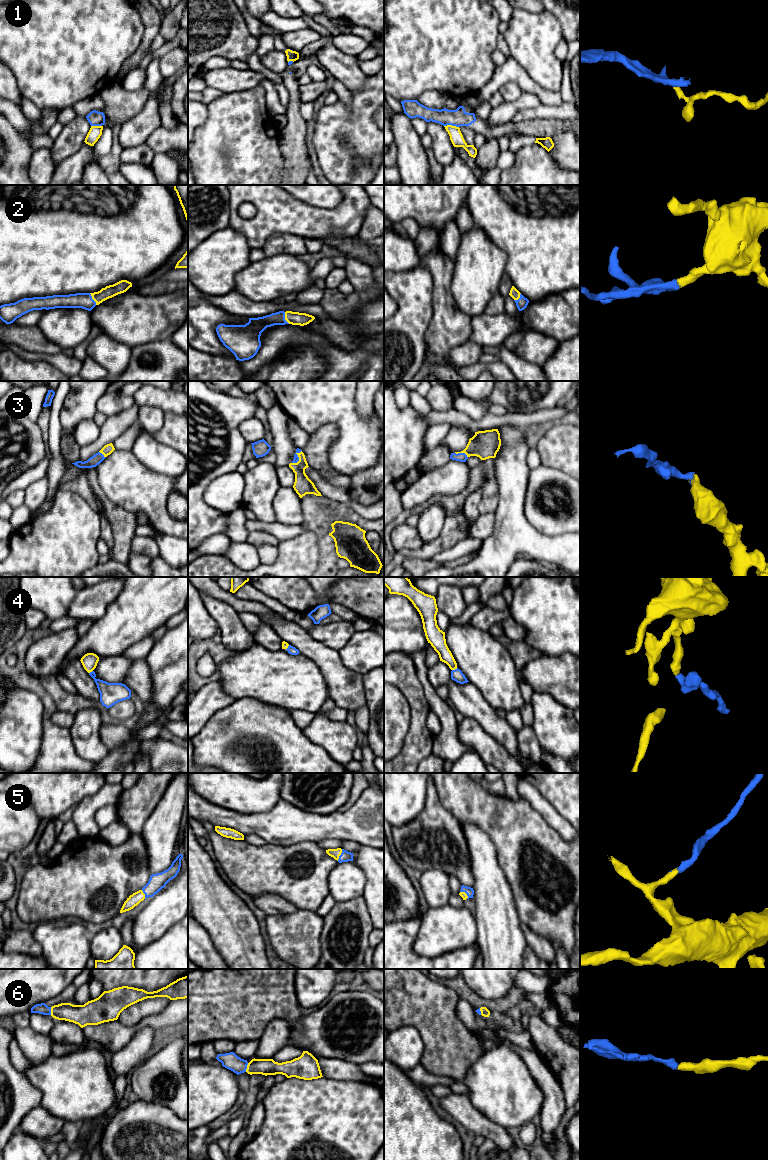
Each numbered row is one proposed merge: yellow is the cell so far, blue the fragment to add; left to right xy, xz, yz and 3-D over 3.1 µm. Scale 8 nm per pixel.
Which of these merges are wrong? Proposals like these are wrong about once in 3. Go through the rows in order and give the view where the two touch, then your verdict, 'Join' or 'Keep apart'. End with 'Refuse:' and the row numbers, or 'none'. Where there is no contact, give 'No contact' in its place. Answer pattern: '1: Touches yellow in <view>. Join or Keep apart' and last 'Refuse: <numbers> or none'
1: Touches yellow in yz. Keep apart
2: Touches yellow in xy. Join
3: Touches yellow in xz. Join
4: Touches yellow in yz. Join
5: Touches yellow in xz. Join
6: Touches yellow in xz. Join
Refuse: 1

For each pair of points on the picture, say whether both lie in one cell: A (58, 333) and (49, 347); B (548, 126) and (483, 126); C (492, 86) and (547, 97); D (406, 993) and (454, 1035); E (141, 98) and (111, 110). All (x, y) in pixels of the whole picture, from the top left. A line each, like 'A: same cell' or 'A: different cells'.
A: different cells
B: same cell
C: same cell
D: same cell
E: same cell

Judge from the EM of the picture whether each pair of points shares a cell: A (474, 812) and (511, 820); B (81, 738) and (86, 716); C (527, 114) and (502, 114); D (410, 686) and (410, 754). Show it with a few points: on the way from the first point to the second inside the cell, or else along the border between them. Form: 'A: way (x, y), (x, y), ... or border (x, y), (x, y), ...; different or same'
A: way (483, 812), (491, 812), (502, 818); same
B: way (85, 733), (86, 721); same
C: border (538, 105), (519, 110), (513, 119); different
D: way (418, 703), (418, 737); same

